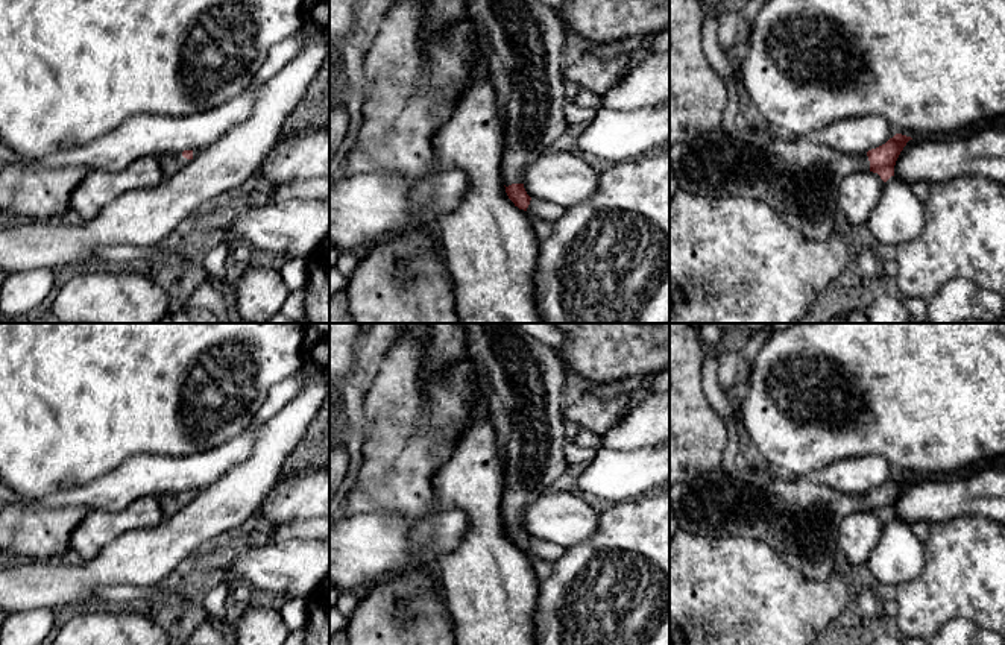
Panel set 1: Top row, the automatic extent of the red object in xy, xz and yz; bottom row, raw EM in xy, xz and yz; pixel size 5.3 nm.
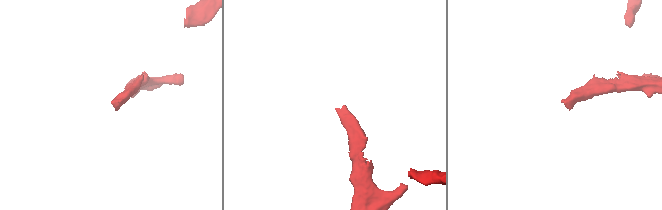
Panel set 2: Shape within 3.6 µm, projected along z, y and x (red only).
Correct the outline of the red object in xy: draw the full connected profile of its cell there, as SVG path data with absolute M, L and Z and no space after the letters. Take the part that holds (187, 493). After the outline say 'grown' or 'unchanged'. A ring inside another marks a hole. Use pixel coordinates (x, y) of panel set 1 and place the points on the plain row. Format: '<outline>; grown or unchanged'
M184 490L182 493L164 493L158 496L158 502L161 505L161 510L164 516L173 516L181 508L188 505L191 499L194 498L196 492L193 490Z; grown

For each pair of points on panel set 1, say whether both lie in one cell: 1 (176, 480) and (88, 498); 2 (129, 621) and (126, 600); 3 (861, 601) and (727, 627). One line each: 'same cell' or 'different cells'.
1: same cell
2: different cells
3: different cells

